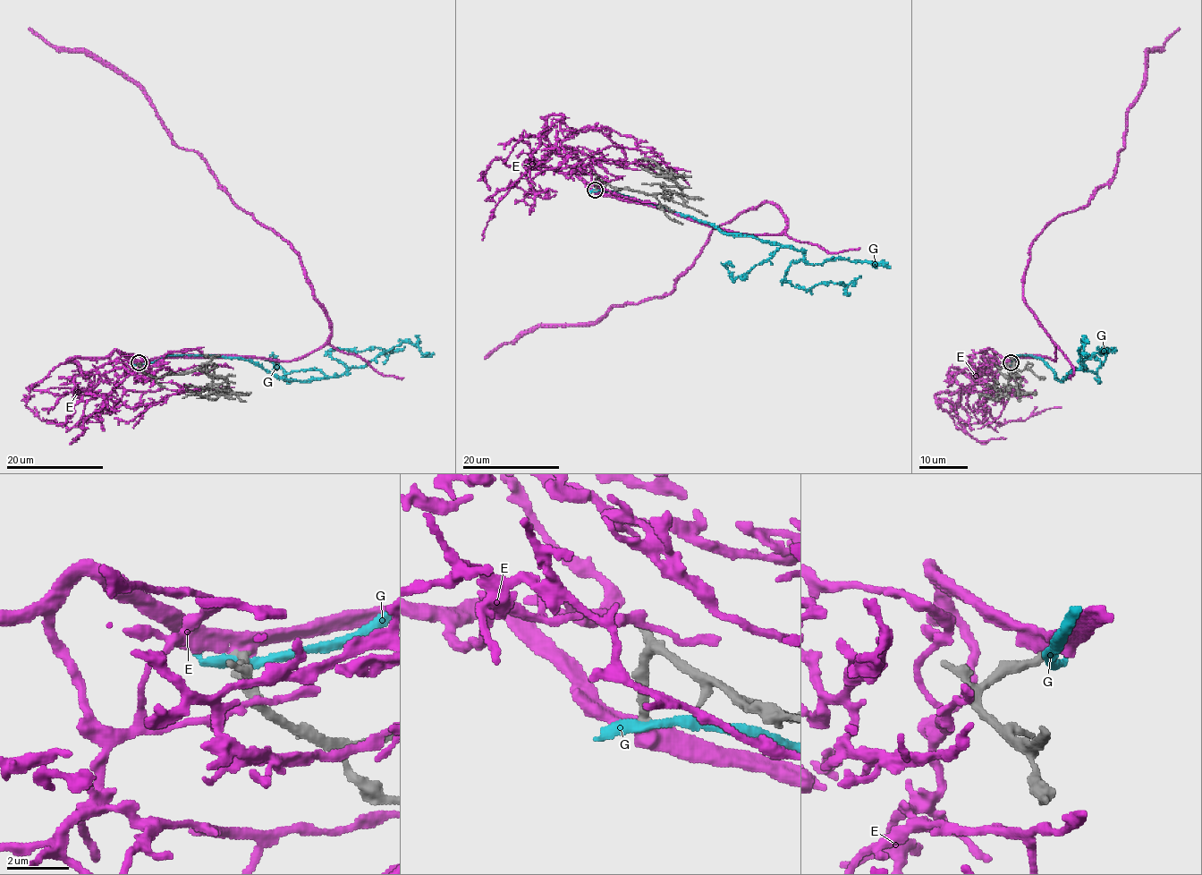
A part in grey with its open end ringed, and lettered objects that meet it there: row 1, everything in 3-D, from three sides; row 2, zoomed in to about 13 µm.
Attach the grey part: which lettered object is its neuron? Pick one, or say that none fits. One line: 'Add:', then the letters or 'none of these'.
Add: E

